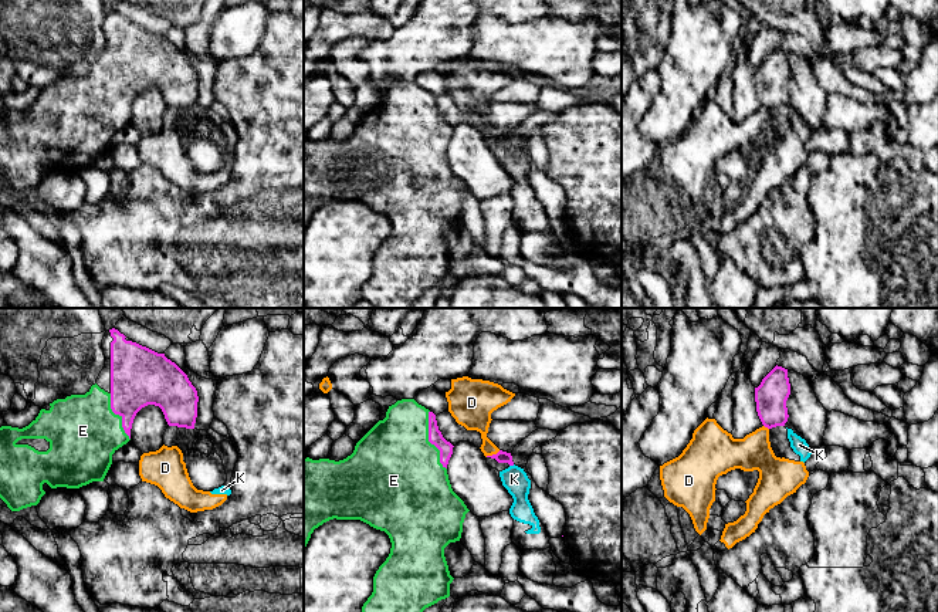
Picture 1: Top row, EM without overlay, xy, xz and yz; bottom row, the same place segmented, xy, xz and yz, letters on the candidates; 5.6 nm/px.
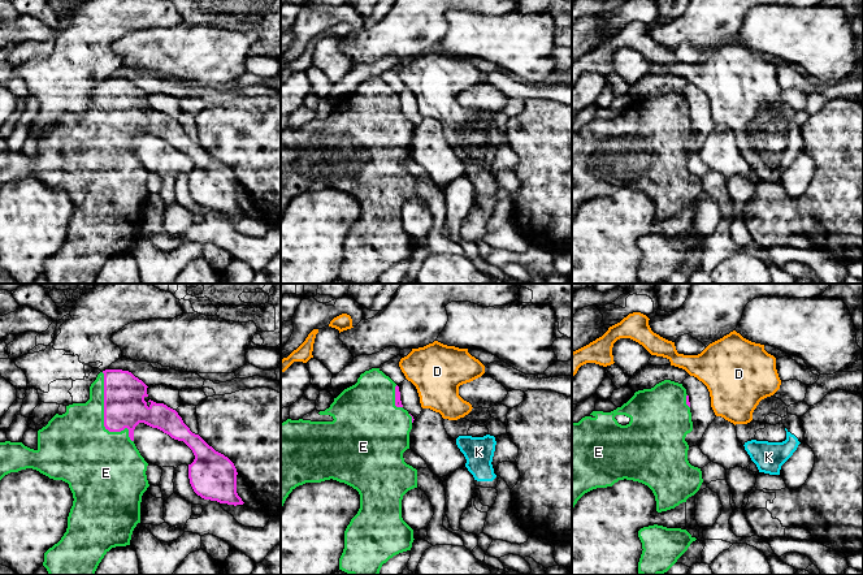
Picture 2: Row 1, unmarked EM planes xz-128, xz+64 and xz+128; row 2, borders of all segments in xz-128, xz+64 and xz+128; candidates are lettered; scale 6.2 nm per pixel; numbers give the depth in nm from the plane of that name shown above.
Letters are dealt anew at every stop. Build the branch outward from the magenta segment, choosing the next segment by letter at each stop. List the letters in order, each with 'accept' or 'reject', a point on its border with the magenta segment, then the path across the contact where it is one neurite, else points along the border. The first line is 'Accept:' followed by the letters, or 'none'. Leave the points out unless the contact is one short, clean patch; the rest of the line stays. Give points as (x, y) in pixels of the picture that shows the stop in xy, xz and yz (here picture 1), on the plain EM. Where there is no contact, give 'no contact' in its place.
Accept: E
D: reject; contact xz (493, 137); border xz (500, 132), (486, 138)
E: accept; contact xz (429, 122)
K: reject; contact xz (511, 146); border xz (514, 146), (510, 148)

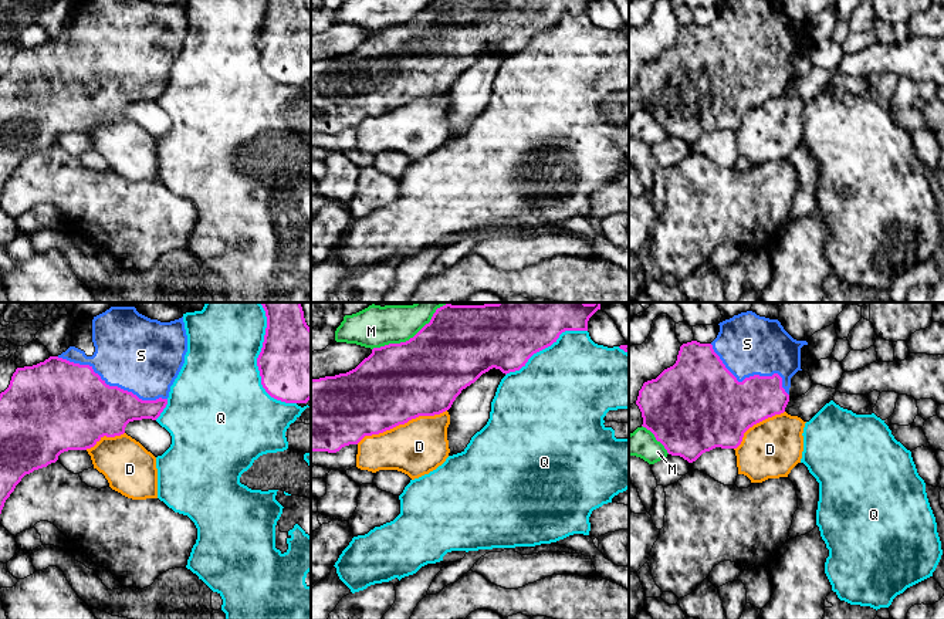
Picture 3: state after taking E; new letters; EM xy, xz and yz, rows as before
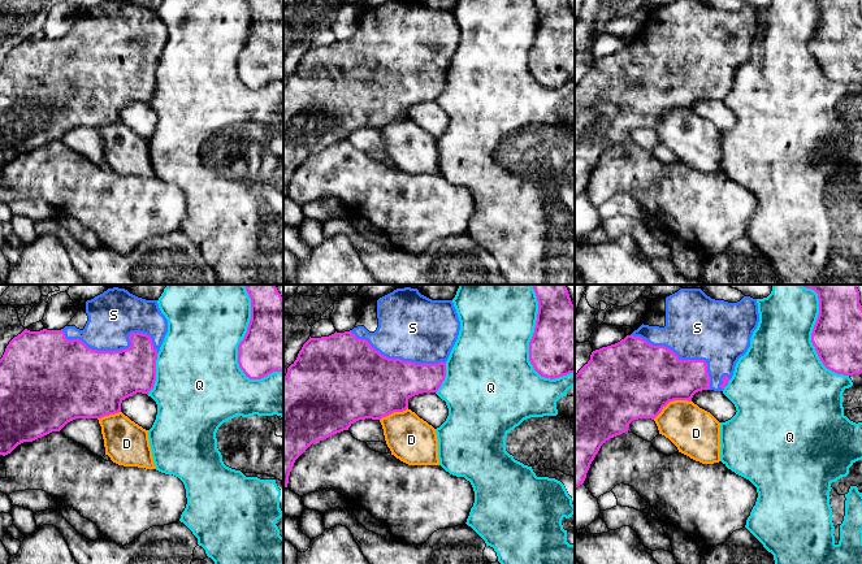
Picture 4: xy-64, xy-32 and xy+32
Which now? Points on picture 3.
Accept: S
D: reject; contact xz (401, 105)
M: reject; contact xz (402, 24)
Q: reject; contact xy (259, 51)
S: accept; contact xy (112, 68)

